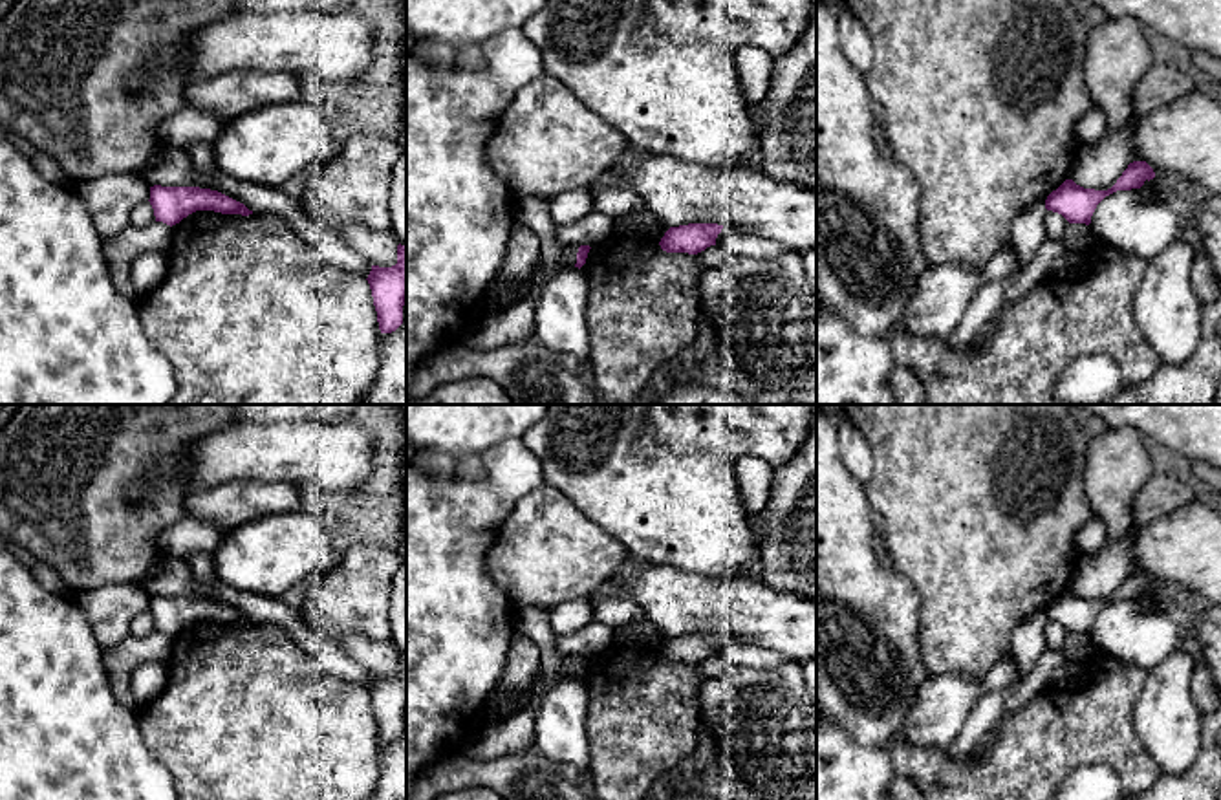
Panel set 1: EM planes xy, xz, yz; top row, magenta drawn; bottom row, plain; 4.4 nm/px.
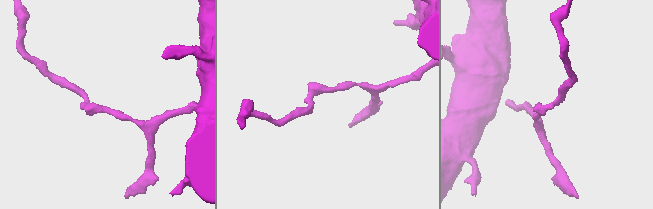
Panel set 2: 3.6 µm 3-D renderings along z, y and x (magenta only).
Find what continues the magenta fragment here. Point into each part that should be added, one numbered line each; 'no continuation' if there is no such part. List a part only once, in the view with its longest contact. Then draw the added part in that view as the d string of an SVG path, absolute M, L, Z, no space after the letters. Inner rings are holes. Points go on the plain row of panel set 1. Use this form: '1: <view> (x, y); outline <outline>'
no continuation

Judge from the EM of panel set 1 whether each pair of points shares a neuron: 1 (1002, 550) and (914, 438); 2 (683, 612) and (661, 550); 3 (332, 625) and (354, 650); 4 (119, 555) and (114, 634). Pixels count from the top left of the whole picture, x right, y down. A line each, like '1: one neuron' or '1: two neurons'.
1: one neuron
2: two neurons
3: two neurons
4: two neurons

